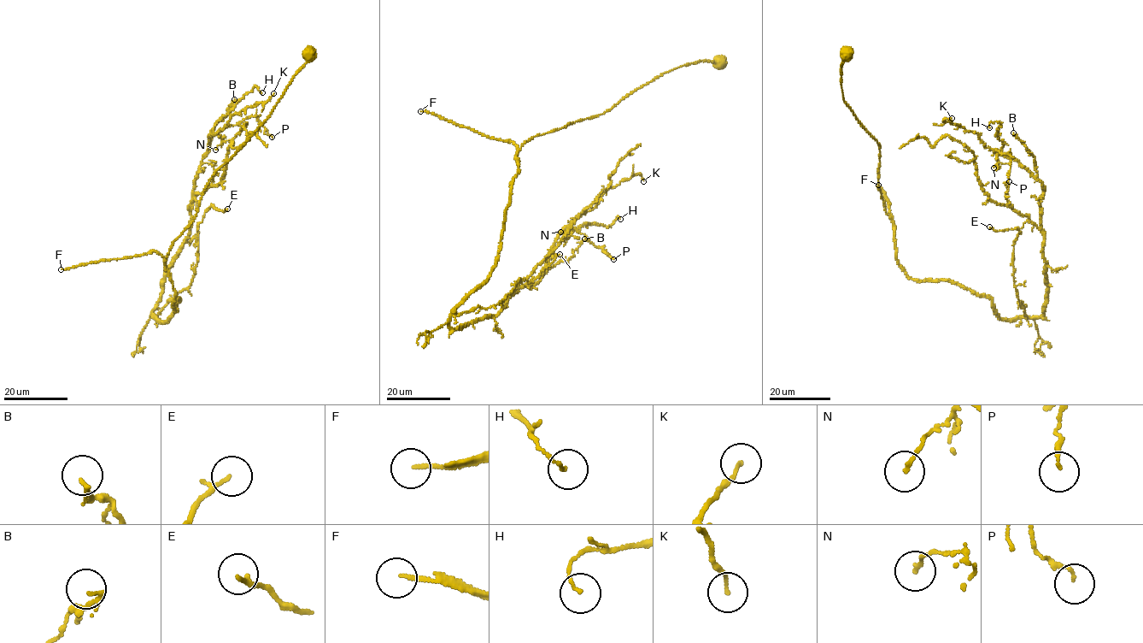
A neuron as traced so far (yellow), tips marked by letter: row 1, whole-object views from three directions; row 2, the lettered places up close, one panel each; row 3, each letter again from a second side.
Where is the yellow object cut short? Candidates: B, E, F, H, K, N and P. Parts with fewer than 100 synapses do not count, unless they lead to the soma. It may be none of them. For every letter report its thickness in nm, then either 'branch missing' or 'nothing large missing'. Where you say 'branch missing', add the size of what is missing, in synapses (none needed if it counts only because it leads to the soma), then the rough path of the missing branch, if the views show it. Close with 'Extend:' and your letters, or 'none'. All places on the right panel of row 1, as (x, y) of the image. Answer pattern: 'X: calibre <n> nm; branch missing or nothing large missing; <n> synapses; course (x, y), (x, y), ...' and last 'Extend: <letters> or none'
B: calibre 150 nm; nothing large missing
E: calibre 170 nm; nothing large missing
F: calibre 130 nm; branch missing; 250 synapses
H: calibre 90 nm; nothing large missing
K: calibre 120 nm; nothing large missing
N: calibre 140 nm; nothing large missing
P: calibre 80 nm; nothing large missing
Extend: F

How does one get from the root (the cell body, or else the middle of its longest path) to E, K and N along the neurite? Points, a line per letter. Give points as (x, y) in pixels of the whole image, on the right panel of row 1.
E: (847, 55), (842, 98), (878, 144), (897, 264), (984, 295), (1000, 319), (1026, 317), (1019, 230), (989, 227)
K: (847, 55), (842, 98), (878, 144), (897, 264), (984, 295), (1000, 319), (1040, 317), (1042, 184), (952, 118)
N: (847, 55), (842, 98), (878, 144), (897, 264), (1000, 319), (1040, 317), (1043, 185), (1010, 158), (993, 168)

